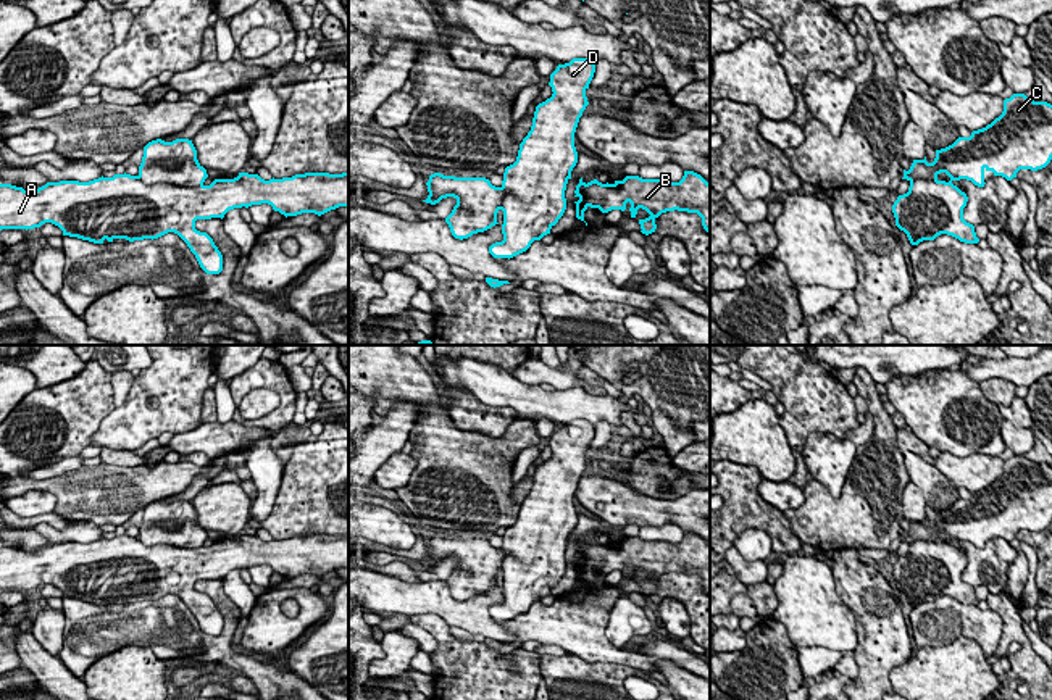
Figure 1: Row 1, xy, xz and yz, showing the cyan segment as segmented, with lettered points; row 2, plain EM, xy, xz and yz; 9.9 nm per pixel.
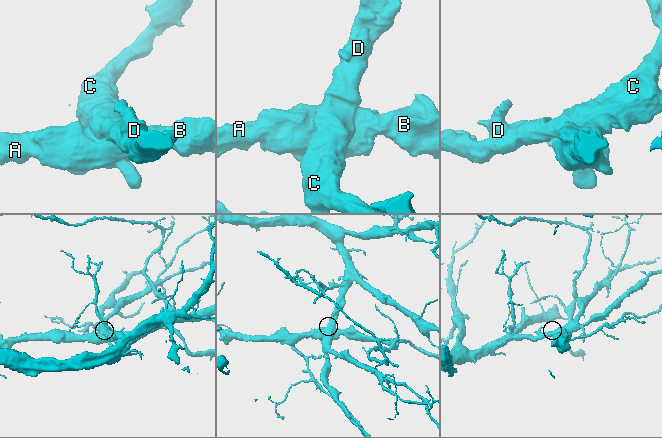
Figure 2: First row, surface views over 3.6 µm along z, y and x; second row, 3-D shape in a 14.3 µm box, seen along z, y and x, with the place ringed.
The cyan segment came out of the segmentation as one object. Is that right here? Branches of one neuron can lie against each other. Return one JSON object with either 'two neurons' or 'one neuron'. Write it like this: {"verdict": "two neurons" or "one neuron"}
{"verdict": "two neurons"}

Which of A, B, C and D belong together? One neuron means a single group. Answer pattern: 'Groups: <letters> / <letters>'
Groups: A B / C D

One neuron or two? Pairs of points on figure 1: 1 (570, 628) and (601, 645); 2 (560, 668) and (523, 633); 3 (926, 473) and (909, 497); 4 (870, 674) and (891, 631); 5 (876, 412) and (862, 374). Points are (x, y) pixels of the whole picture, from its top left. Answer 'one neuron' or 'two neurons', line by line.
1: one neuron
2: two neurons
3: two neurons
4: one neuron
5: one neuron

